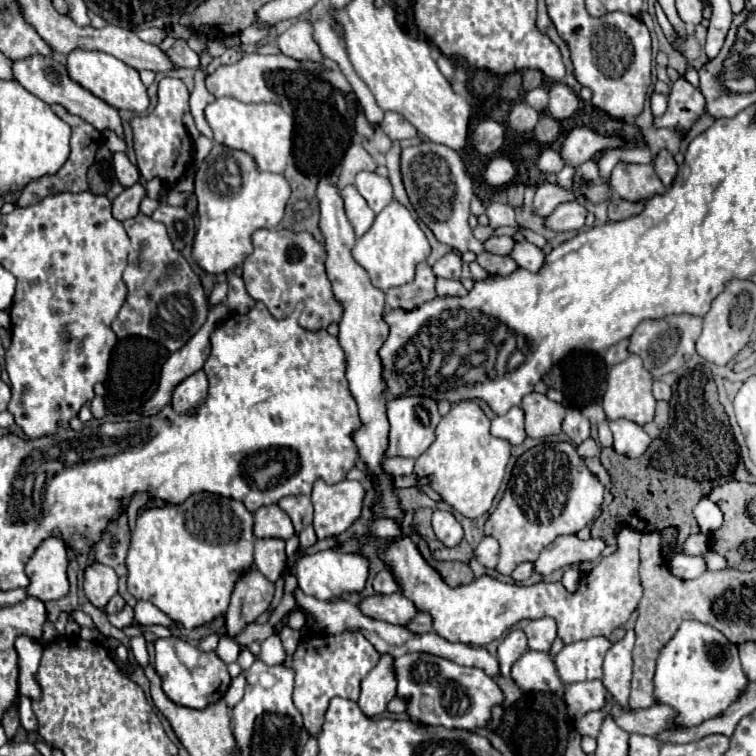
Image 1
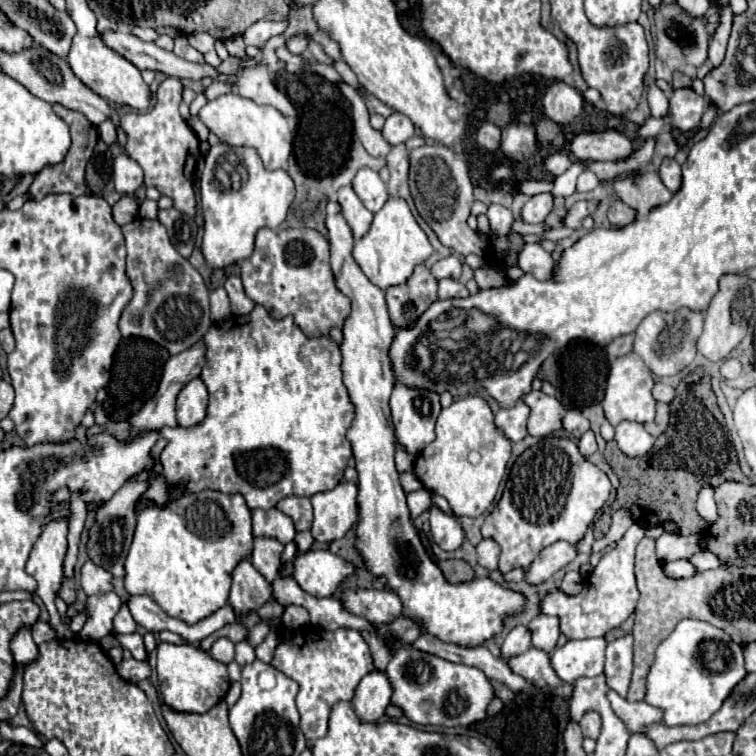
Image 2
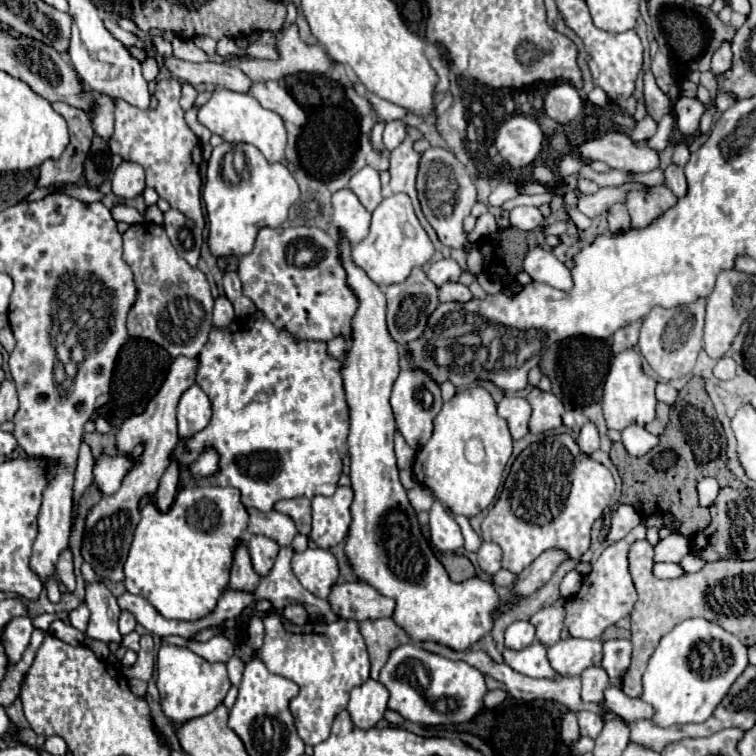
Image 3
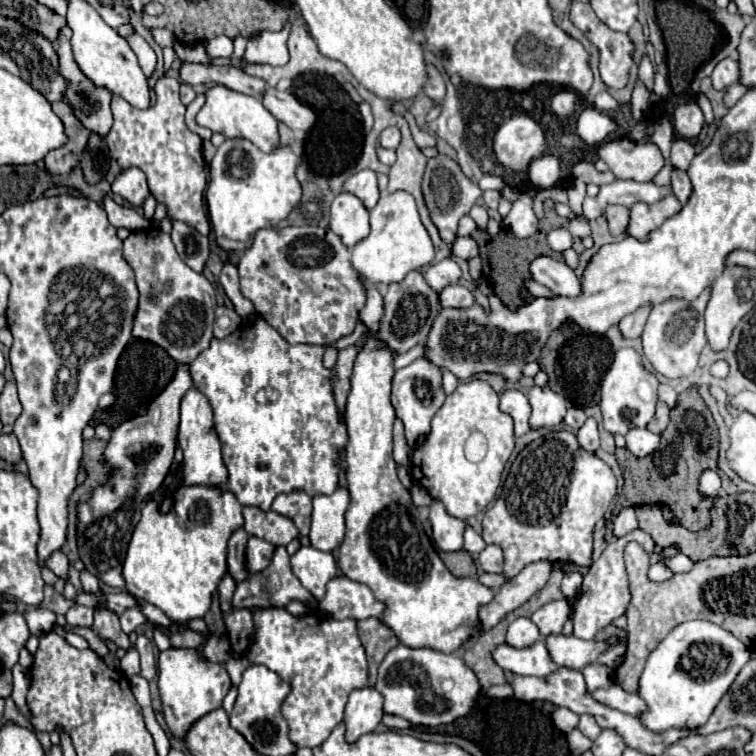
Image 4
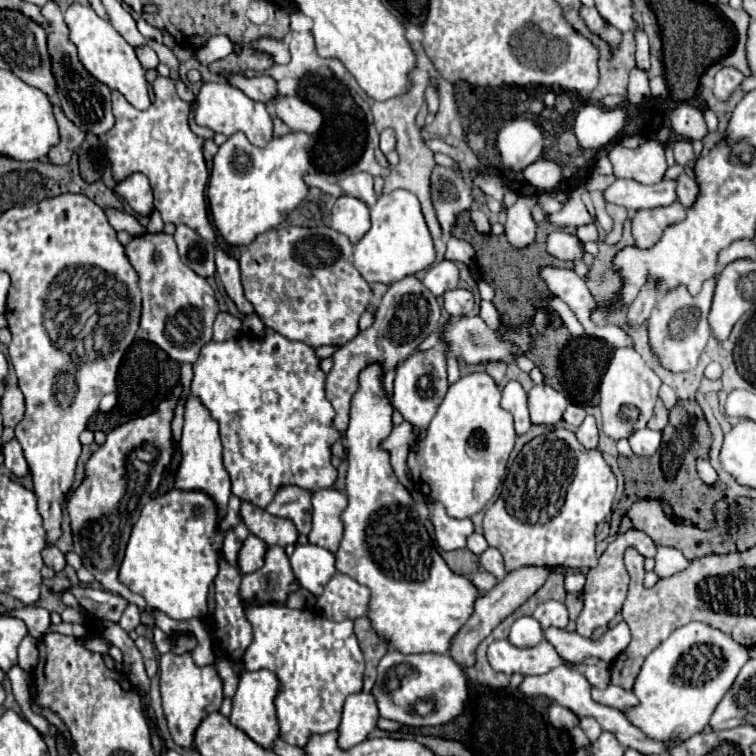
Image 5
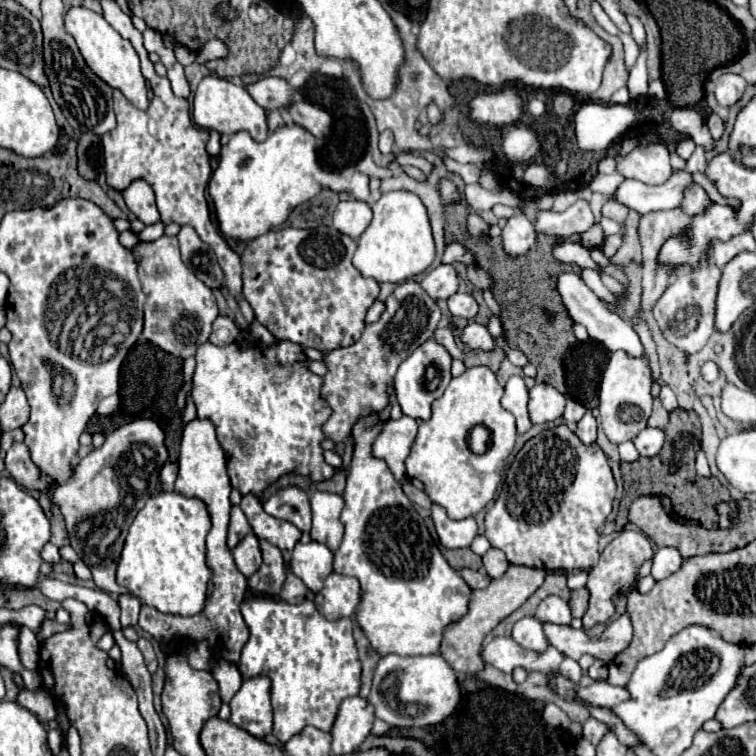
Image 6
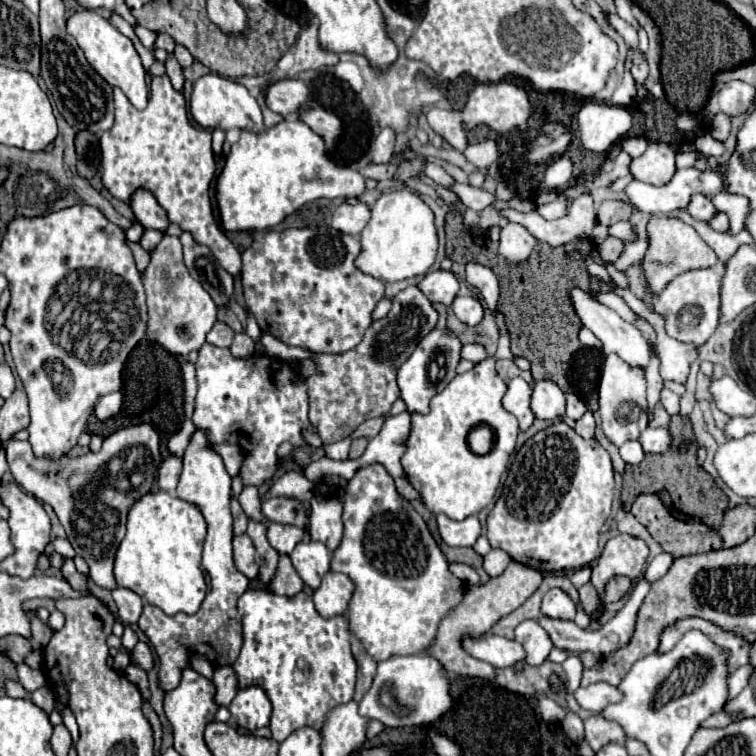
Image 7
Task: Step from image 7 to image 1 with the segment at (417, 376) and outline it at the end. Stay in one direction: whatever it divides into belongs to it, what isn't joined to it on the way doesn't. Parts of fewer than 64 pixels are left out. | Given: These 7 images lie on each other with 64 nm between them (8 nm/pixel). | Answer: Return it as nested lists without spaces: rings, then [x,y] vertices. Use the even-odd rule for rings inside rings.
[[[398,398],[386,404],[388,420],[390,420],[390,436],[388,436],[388,448],[386,458],[402,456],[402,458],[418,458],[428,450],[428,446],[434,442],[434,430],[440,422],[440,414],[436,408],[436,402],[430,398]]]

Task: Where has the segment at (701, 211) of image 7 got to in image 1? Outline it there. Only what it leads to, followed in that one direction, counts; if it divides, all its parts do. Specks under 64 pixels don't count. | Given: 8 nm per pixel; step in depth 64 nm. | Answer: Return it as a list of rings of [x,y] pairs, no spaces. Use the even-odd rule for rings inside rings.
[[[660,150],[658,156],[652,160],[652,166],[654,166],[658,178],[662,180],[662,184],[670,186],[674,176],[676,176],[676,172],[678,172],[678,166],[676,166],[672,154],[668,150]]]

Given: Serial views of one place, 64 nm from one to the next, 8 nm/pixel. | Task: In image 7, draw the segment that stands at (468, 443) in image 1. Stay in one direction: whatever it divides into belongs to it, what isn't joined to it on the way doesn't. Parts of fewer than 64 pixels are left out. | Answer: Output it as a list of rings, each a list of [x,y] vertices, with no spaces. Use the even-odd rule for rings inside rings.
[[[486,358],[480,364],[474,364],[472,370],[458,374],[444,392],[436,394],[430,402],[430,414],[422,416],[422,414],[412,414],[412,432],[408,438],[408,448],[406,454],[402,456],[402,466],[404,466],[404,474],[410,480],[410,484],[422,492],[424,496],[424,504],[432,514],[446,514],[452,520],[464,520],[472,514],[478,514],[482,508],[486,508],[494,494],[496,488],[500,484],[500,478],[508,466],[508,458],[514,450],[516,444],[516,436],[518,436],[518,420],[506,412],[502,408],[502,396],[506,392],[506,384],[498,378],[496,370],[494,370],[494,358]],[[476,424],[486,424],[494,430],[494,444],[492,450],[484,456],[476,456],[470,448],[468,448],[468,432],[476,426]]]

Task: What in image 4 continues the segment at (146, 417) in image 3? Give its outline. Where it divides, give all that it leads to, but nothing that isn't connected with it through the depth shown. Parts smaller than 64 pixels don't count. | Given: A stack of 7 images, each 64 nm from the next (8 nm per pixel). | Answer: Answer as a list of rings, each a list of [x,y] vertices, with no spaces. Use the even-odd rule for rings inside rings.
[[[178,364],[170,384],[152,400],[146,416],[138,416],[122,422],[106,446],[104,456],[110,460],[114,478],[94,490],[90,502],[78,508],[78,554],[86,564],[86,570],[100,582],[114,588],[126,588],[122,578],[122,564],[126,558],[132,530],[140,520],[144,498],[154,494],[170,470],[178,436],[180,400],[192,388],[192,376],[188,364]]]

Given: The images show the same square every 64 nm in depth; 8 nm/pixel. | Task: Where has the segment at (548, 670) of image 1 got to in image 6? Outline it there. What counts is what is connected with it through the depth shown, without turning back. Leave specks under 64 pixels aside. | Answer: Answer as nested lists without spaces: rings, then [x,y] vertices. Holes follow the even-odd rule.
[[[492,638],[492,642],[488,642],[482,650],[482,658],[506,674],[514,668],[524,668],[526,672],[550,672],[564,660],[554,646],[536,654],[534,650],[524,650],[512,638]]]

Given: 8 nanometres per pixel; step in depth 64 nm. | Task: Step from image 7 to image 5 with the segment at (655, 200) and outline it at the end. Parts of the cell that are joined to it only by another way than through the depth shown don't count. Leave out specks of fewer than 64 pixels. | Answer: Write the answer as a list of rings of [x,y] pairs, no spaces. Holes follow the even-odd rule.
[[[616,180],[604,190],[604,200],[634,212],[640,208],[668,206],[676,200],[676,182],[662,180],[658,184],[640,184],[636,180]]]

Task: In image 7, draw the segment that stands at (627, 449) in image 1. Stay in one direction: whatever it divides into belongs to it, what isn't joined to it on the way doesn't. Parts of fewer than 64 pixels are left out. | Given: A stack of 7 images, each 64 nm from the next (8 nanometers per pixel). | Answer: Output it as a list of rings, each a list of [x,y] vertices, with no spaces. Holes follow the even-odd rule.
[[[646,428],[642,434],[640,434],[640,444],[642,444],[642,450],[644,452],[664,452],[672,440],[668,428]]]

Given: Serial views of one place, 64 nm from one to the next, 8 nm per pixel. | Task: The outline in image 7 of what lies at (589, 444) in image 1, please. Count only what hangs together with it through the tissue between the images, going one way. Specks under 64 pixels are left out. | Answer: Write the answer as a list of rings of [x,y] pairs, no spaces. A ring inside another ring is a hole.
[[[586,412],[586,414],[576,422],[576,426],[574,426],[576,434],[580,434],[584,440],[594,438],[594,428],[596,428],[596,422],[594,422],[592,412]]]

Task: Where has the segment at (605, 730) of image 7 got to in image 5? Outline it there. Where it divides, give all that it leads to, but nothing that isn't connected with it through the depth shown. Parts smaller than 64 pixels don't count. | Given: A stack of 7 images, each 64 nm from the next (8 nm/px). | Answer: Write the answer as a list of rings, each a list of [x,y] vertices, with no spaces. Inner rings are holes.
[[[582,718],[582,720],[580,720],[580,728],[582,728],[584,734],[590,738],[590,742],[594,742],[594,740],[602,734],[602,728],[600,728],[600,724],[598,724],[594,718]]]

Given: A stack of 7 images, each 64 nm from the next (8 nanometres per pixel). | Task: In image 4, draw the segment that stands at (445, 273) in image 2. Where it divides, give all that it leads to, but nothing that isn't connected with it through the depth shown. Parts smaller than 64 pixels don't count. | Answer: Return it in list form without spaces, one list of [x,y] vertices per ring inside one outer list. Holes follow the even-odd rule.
[[[444,258],[442,262],[430,264],[430,268],[428,268],[428,272],[424,274],[424,278],[426,278],[426,282],[428,282],[436,292],[440,292],[444,286],[458,282],[458,278],[460,278],[460,266],[458,266],[452,258]]]

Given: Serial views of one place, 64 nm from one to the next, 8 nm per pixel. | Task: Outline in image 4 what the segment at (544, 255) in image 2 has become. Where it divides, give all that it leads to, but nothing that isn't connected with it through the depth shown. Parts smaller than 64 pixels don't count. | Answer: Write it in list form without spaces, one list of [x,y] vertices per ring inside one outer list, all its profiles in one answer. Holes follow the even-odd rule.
[[[536,256],[530,262],[530,274],[536,282],[552,290],[554,294],[562,296],[578,296],[580,294],[580,280],[570,266],[550,256]]]

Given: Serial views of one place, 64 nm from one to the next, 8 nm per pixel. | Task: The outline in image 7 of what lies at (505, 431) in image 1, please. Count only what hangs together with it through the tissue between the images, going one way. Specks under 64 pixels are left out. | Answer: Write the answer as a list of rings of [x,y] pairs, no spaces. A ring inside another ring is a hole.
[[[516,376],[508,382],[508,392],[502,400],[504,408],[518,418],[522,432],[528,430],[534,422],[534,414],[530,410],[530,394],[532,394],[532,386],[526,380],[522,380],[520,376]]]

